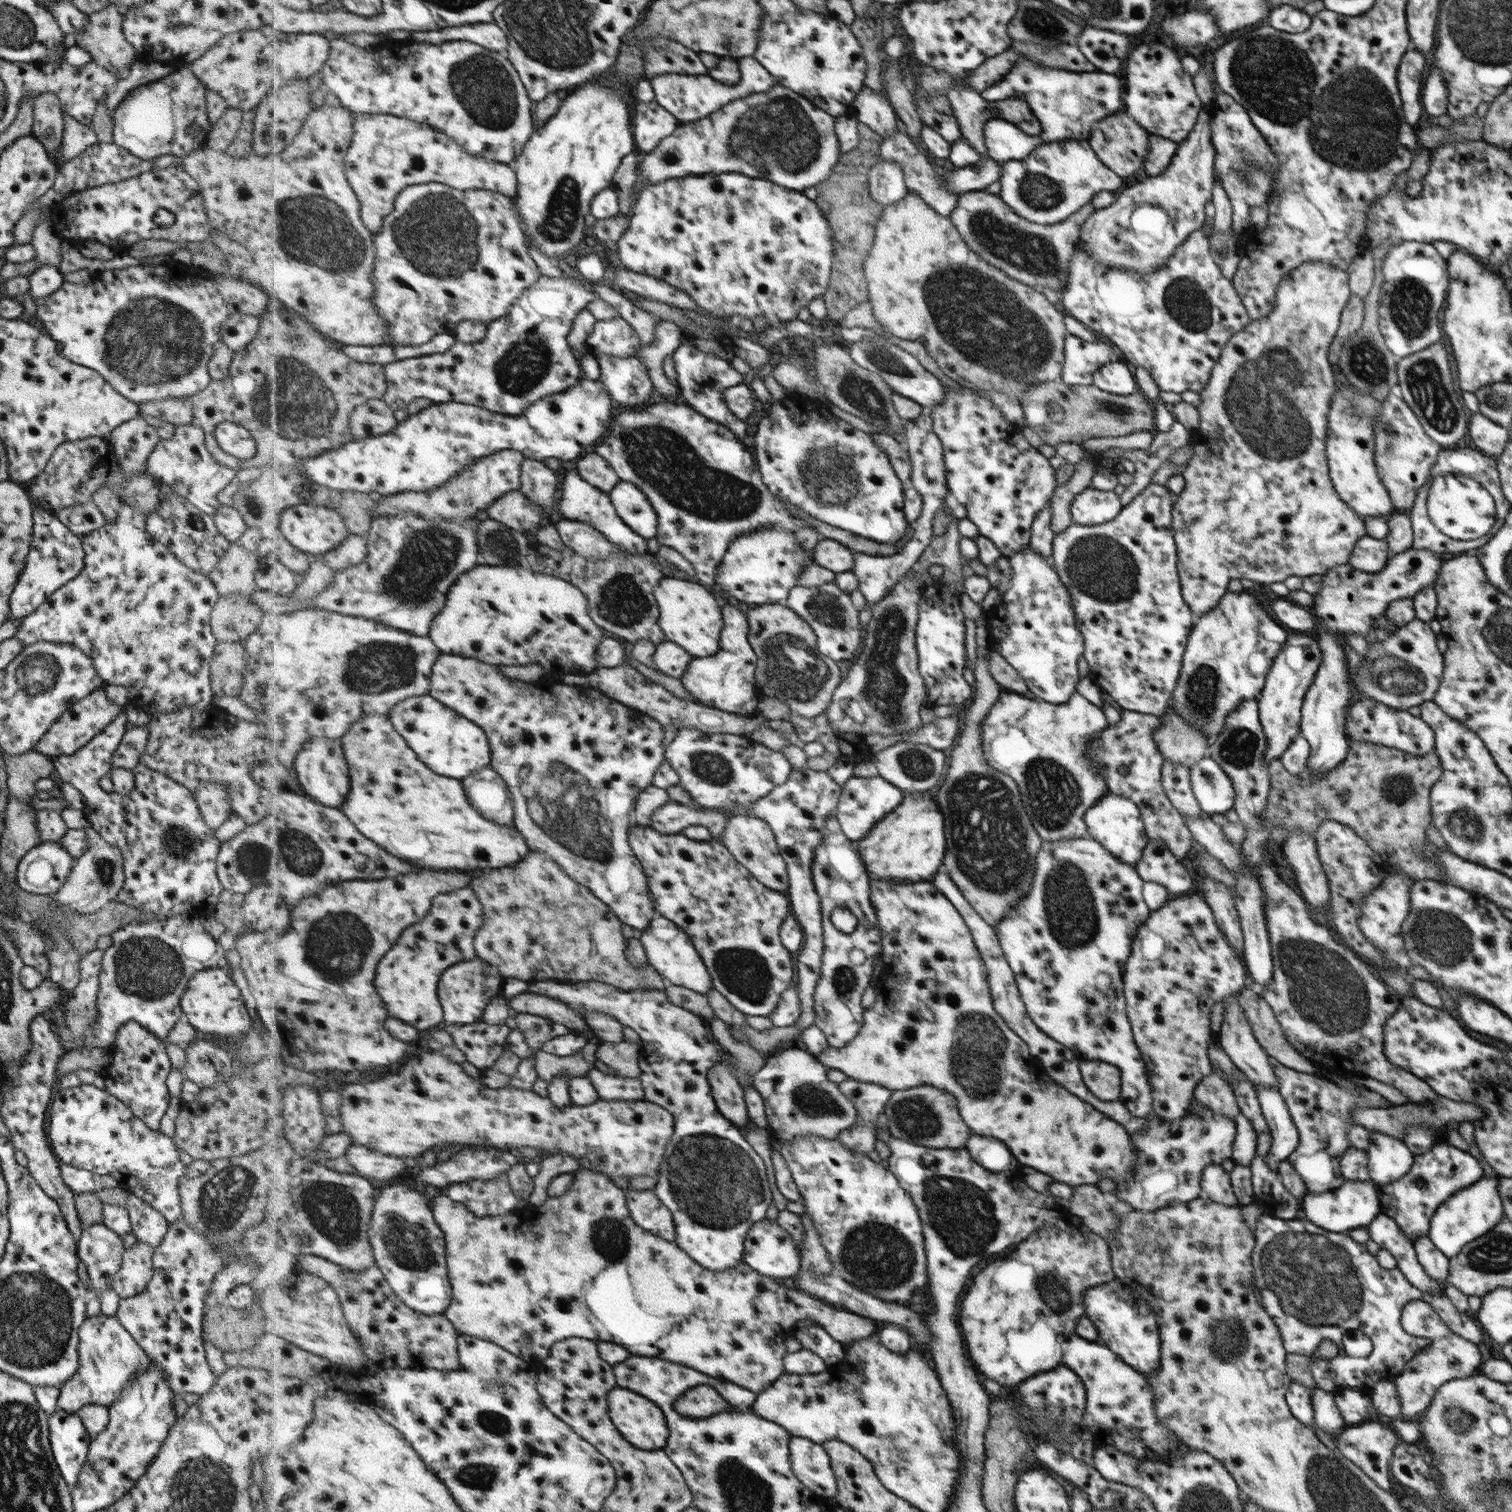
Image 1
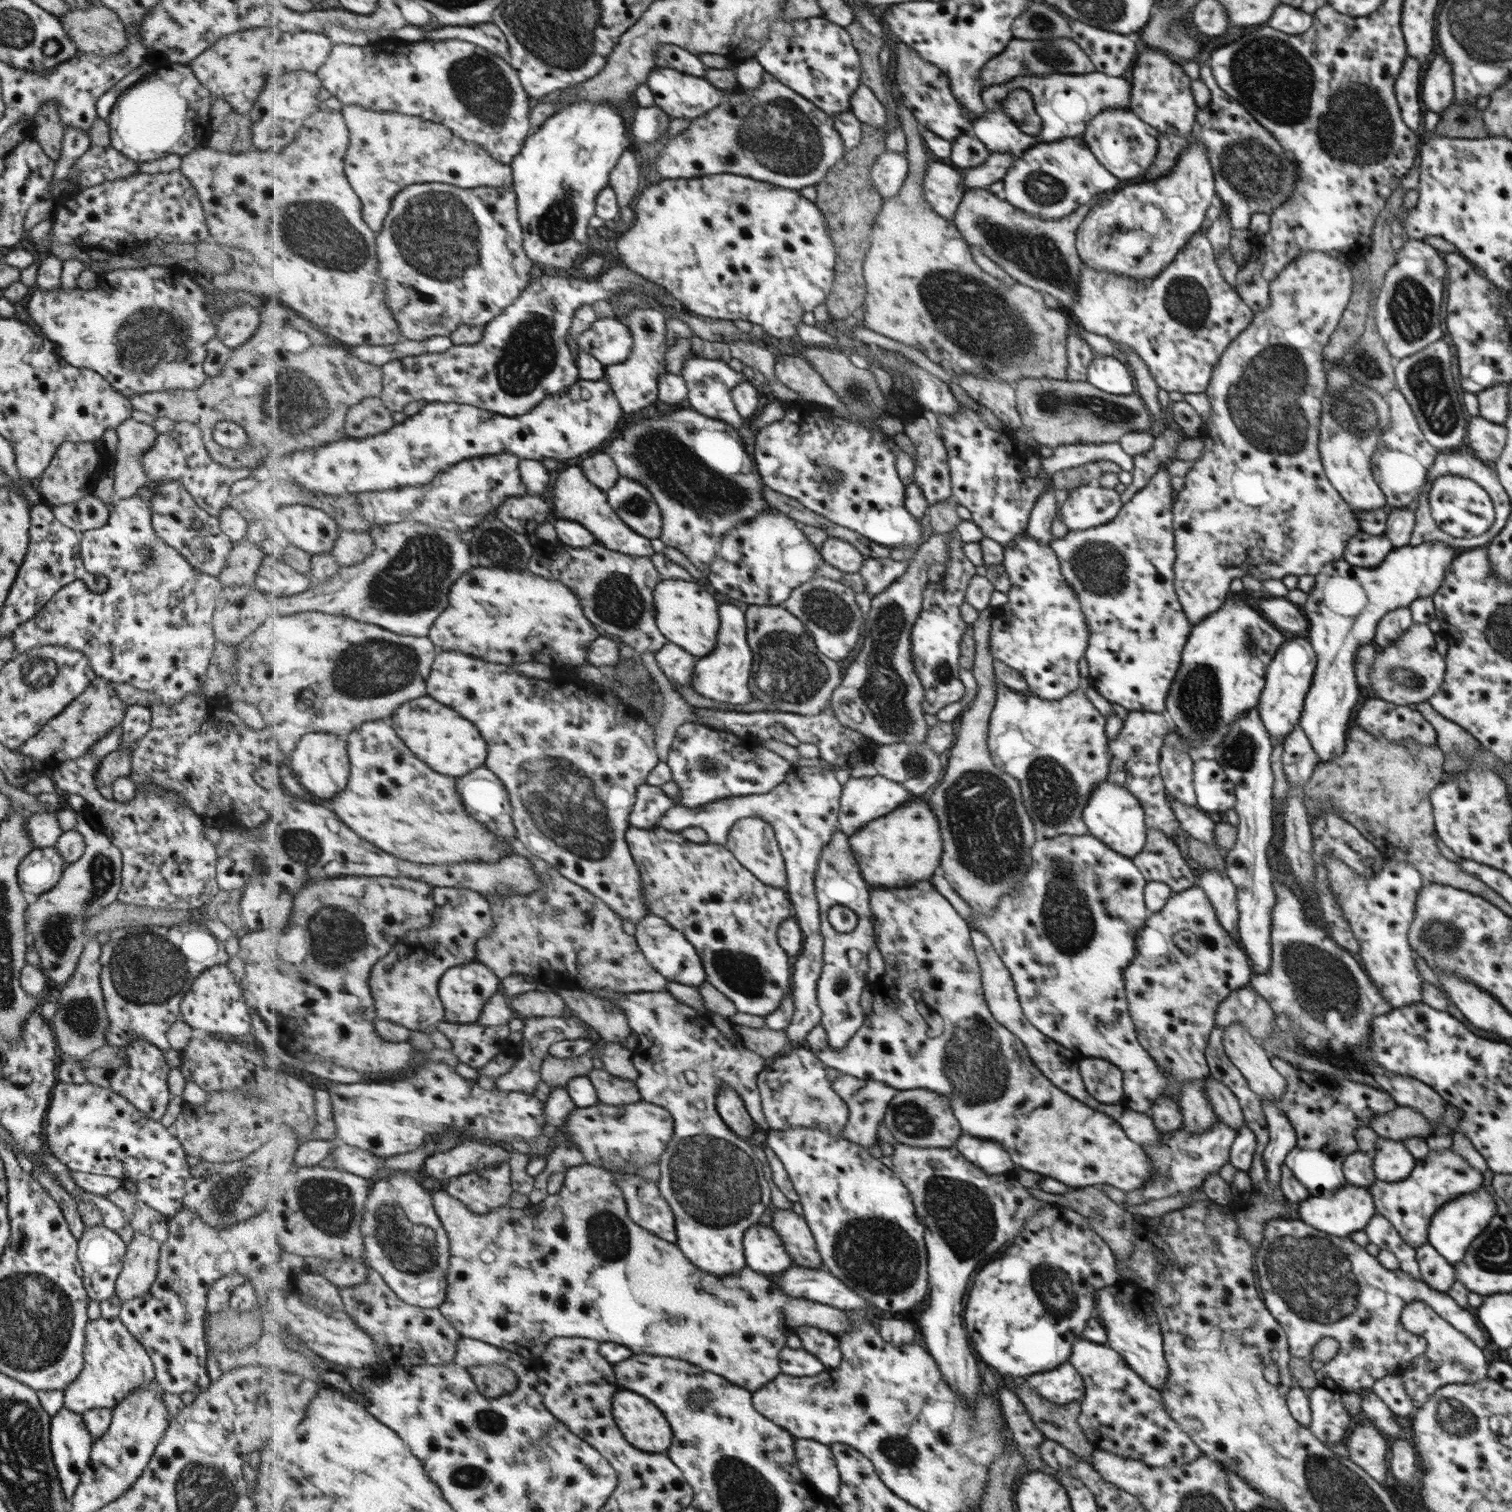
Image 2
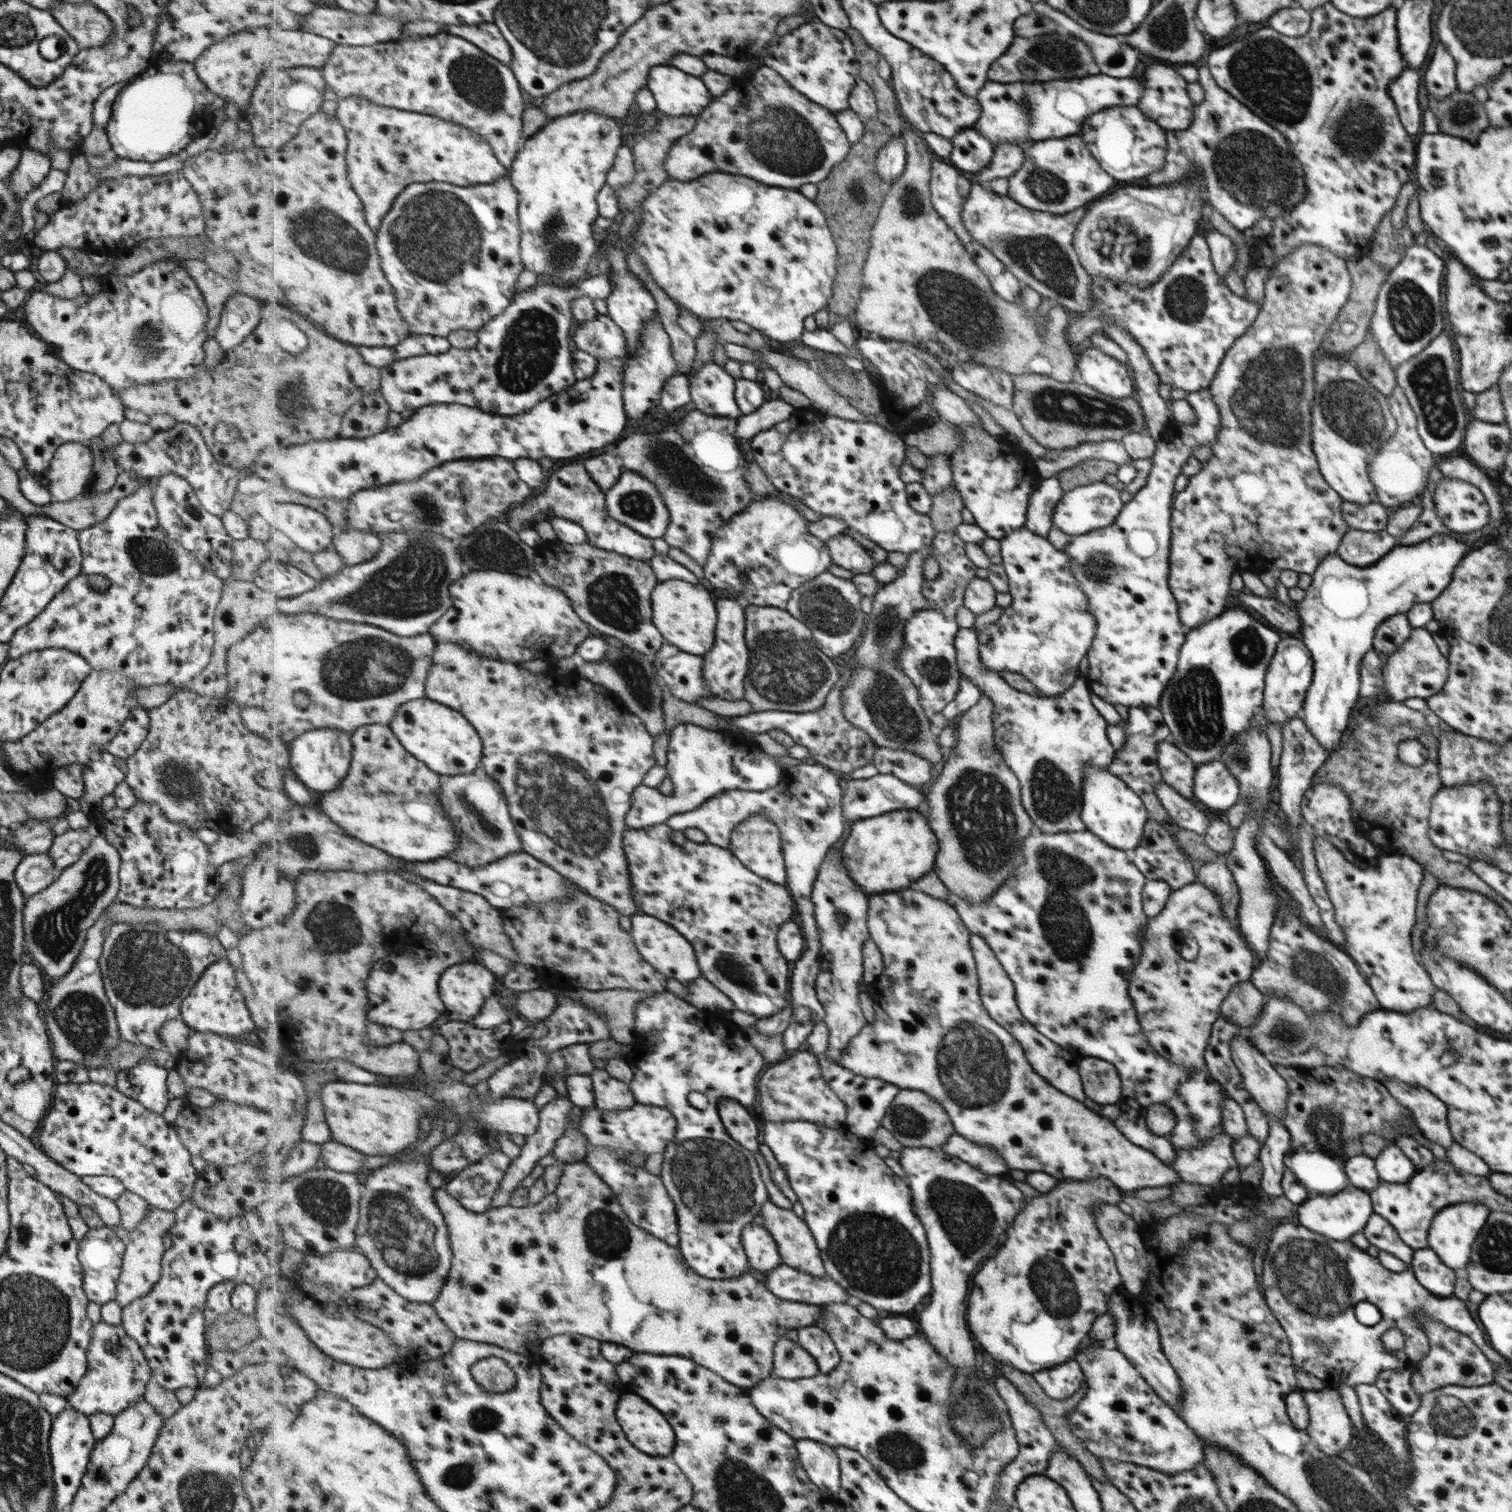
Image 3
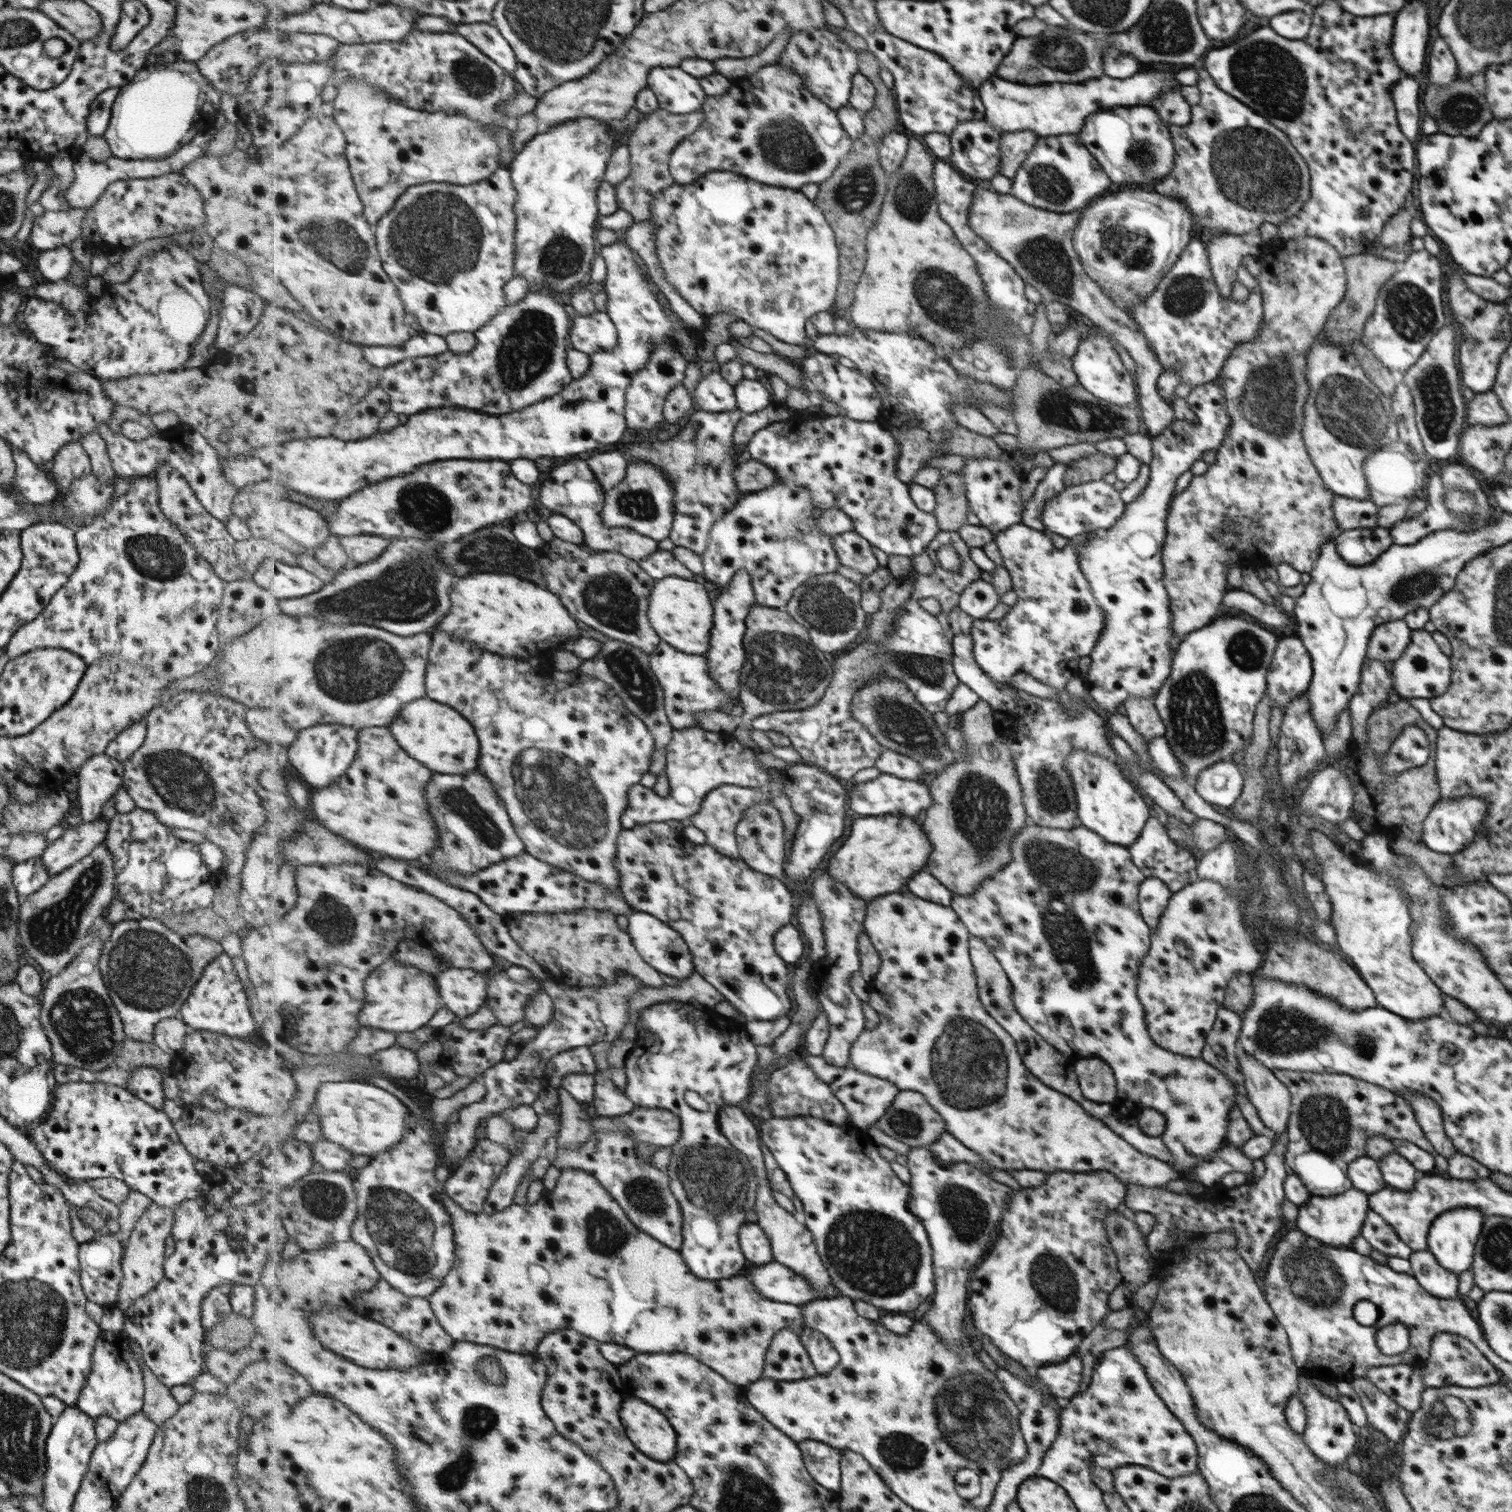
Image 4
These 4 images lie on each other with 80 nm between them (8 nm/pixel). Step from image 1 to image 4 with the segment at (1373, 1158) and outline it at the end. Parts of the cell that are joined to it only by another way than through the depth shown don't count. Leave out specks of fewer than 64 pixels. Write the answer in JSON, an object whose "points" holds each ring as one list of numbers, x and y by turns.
{"points":[[1396,1151,1387,1153,1376,1160,1379,1172,1387,1186,1400,1191,1411,1191,1416,1180,1418,1170]]}

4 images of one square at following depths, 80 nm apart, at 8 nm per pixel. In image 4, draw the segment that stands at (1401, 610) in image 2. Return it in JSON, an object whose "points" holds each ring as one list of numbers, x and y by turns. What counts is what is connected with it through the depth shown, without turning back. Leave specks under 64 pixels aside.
{"points":[[1404,619,1389,621,1373,629,1365,660,1377,660,1389,668,1407,650,1411,630]]}

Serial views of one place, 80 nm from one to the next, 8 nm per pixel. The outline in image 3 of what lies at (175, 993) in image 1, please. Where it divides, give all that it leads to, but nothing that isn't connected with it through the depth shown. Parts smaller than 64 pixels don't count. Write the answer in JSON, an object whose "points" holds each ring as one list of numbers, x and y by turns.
{"points":[[138,922,137,924,112,923,102,942,102,953,98,958,98,967,104,992,113,1009,117,1021,117,1033,120,1041,131,1044,142,1044,149,1048,162,1050,163,1043,159,1040,157,1031,167,1020,179,1016,179,1004,191,991,195,980,199,978,204,968,215,961,226,958,226,950,220,945,216,936,204,934,201,931,165,930,153,922]]}

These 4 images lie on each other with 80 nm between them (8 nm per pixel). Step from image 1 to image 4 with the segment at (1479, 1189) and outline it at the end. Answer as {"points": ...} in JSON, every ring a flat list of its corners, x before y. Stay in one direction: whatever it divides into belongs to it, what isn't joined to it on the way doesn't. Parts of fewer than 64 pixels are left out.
{"points":[[1459,1207,1438,1214,1429,1225,1426,1249,1445,1270,1458,1274,1469,1271,1481,1226,1481,1211,1469,1207]]}

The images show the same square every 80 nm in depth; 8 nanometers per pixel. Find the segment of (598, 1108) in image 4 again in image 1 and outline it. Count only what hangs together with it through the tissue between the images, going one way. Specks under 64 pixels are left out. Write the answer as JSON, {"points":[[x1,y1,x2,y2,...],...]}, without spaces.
{"points":[[597,1068,589,1070,586,1075,605,1100,646,1100,646,1092,640,1077,617,1077,605,1074]]}

